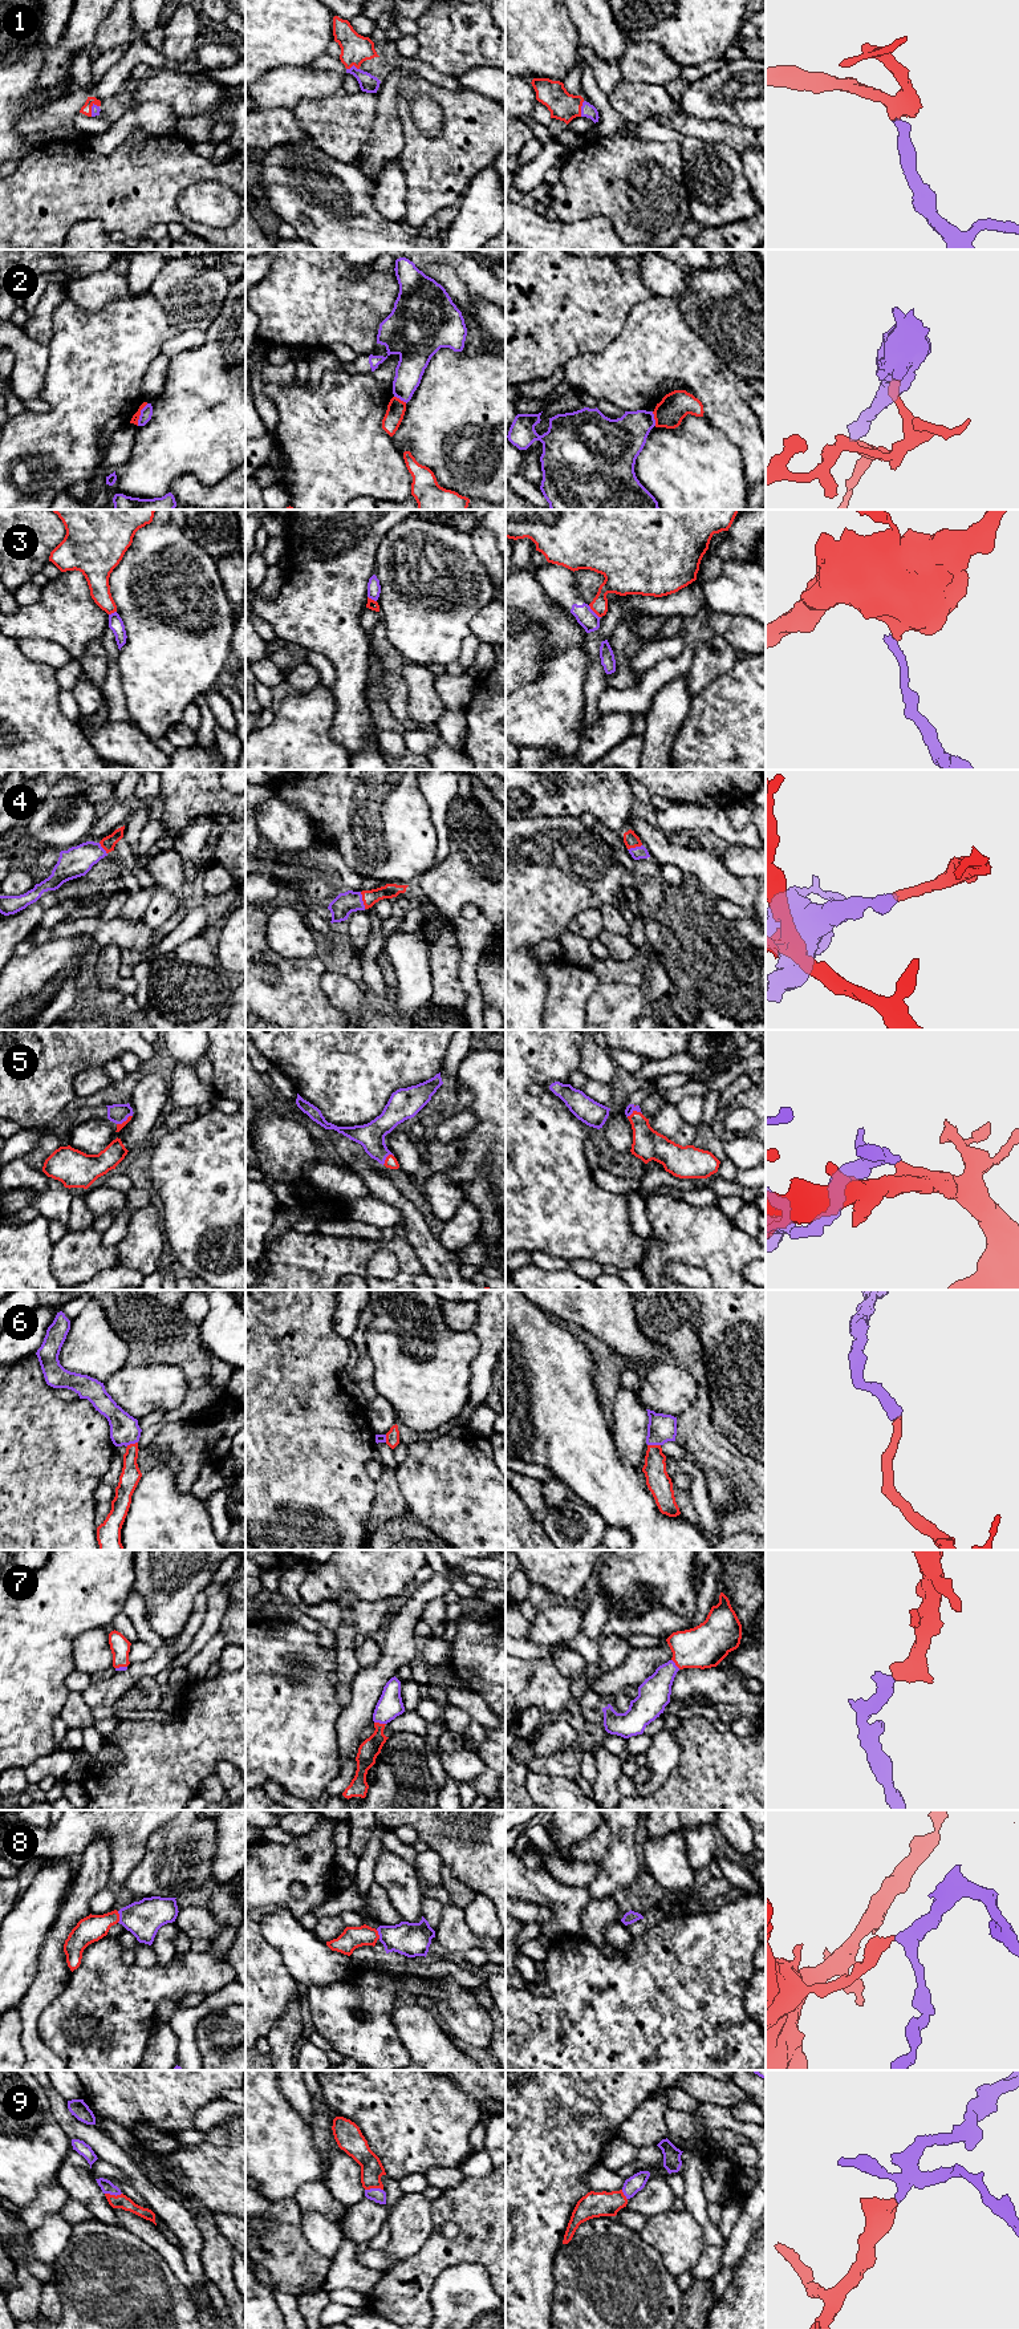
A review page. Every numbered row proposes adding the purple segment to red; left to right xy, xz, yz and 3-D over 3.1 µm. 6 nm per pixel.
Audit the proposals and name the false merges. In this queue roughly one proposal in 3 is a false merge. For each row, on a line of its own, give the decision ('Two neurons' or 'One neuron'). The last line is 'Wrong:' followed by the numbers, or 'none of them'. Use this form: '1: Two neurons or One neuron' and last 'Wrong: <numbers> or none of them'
1: One neuron
2: Two neurons
3: Two neurons
4: One neuron
5: One neuron
6: One neuron
7: One neuron
8: One neuron
9: One neuron
Wrong: 2, 3

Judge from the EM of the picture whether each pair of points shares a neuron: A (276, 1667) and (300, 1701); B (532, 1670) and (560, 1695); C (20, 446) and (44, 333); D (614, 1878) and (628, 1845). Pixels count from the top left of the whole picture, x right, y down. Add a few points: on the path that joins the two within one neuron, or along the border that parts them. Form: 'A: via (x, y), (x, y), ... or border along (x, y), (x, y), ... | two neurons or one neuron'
A: via (277, 1675), (277, 1679), (292, 1693) | one neuron
B: via (539, 1676), (553, 1691) | one neuron
C: border along (53, 313), (52, 336), (47, 344) | two neurons
D: via (617, 1870), (622, 1853) | one neuron

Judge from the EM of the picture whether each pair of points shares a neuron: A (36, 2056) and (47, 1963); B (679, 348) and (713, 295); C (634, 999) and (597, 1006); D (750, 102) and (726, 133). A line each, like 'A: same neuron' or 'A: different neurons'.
A: same neuron
B: different neurons
C: same neuron
D: different neurons

